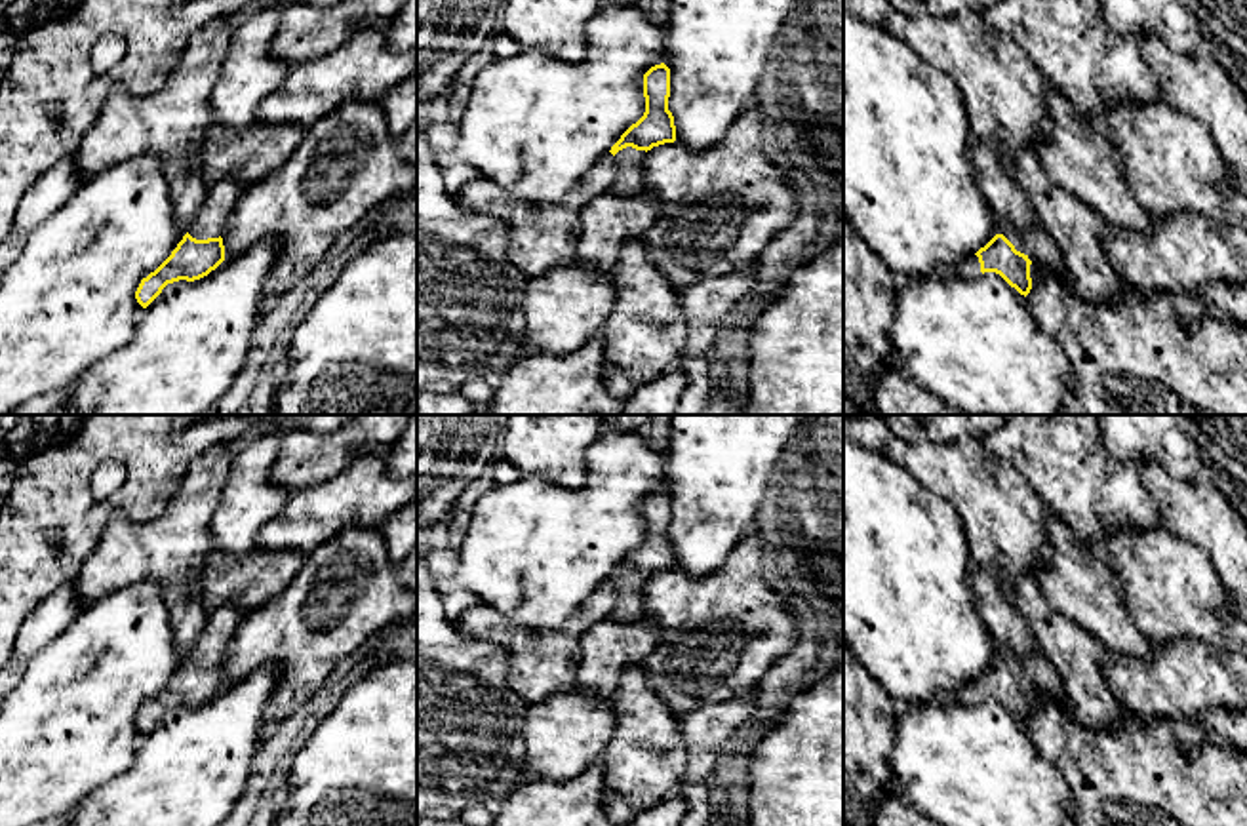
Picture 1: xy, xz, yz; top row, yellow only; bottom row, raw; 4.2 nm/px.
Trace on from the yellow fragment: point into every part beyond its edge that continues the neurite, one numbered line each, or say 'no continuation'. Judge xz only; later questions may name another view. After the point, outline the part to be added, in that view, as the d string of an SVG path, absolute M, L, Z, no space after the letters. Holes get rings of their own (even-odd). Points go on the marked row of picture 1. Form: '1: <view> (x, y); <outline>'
1: xz (629, 179); M626 147L615 154L617 175L611 185L613 194L638 194L643 188L642 158L645 150Z

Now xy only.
1: xy (223, 195); M236 175L211 183L204 206L188 226L188 234L196 240L219 238L244 190L246 187Z

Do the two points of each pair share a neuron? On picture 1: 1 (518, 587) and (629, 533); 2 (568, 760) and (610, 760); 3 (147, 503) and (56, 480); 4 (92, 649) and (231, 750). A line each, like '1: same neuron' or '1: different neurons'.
1: same neuron
2: different neurons
3: same neuron
4: different neurons

